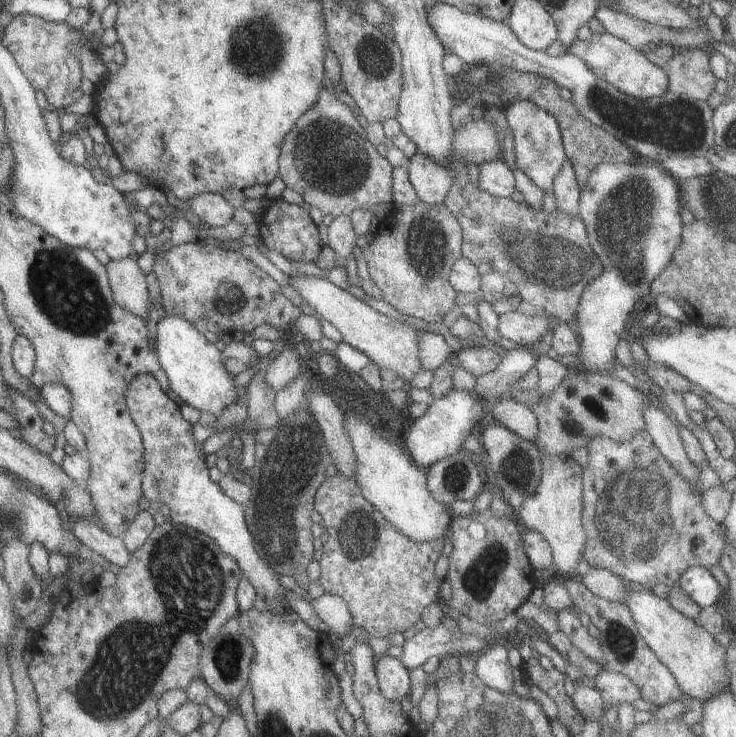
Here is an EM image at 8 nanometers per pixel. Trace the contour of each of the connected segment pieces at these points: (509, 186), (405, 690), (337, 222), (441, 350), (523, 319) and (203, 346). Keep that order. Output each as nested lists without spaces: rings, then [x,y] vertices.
[[[503,160],[485,162],[479,168],[477,186],[495,198],[509,198],[515,192],[515,172],[511,172]]]
[[[375,658],[375,680],[381,698],[387,702],[399,704],[411,694],[409,670],[405,670],[395,658]]]
[[[337,216],[329,222],[327,226],[327,246],[333,250],[335,254],[335,266],[345,266],[345,258],[349,254],[353,254],[353,246],[355,246],[355,234],[351,232],[349,226],[349,216]]]
[[[415,328],[415,340],[417,340],[417,350],[419,350],[419,364],[421,370],[435,370],[441,362],[453,358],[453,350],[447,346],[445,336],[439,332],[429,332]]]
[[[505,312],[499,314],[497,326],[495,326],[495,334],[503,340],[517,344],[529,344],[529,342],[541,342],[545,330],[547,330],[547,322],[551,318],[531,318],[531,316],[521,316],[519,312]]]
[[[165,314],[155,324],[155,340],[153,340],[157,366],[167,378],[167,390],[175,392],[175,396],[195,408],[197,412],[211,412],[215,418],[221,416],[231,402],[243,402],[243,390],[233,386],[233,378],[223,370],[221,356],[215,344],[209,344],[205,336],[185,318],[177,314]]]

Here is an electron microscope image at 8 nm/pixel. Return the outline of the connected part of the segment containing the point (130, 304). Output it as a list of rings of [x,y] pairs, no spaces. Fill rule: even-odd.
[[[131,256],[125,260],[109,260],[105,270],[115,304],[135,316],[147,318],[147,308],[151,302],[145,284],[147,276],[143,276],[143,272],[137,268],[135,258]]]

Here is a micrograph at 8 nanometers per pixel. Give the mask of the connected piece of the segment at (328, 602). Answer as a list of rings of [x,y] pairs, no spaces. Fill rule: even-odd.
[[[321,594],[317,598],[307,598],[307,602],[313,608],[313,614],[327,626],[327,630],[337,632],[339,638],[345,632],[349,632],[351,620],[349,620],[347,606],[343,604],[341,598],[329,596],[329,594]]]

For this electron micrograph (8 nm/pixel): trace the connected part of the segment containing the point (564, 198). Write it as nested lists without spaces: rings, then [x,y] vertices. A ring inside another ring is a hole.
[[[565,158],[559,172],[551,180],[551,194],[553,194],[553,200],[555,200],[555,208],[563,210],[563,212],[577,214],[577,196],[579,196],[579,192],[581,192],[581,188],[575,180],[573,166]]]

